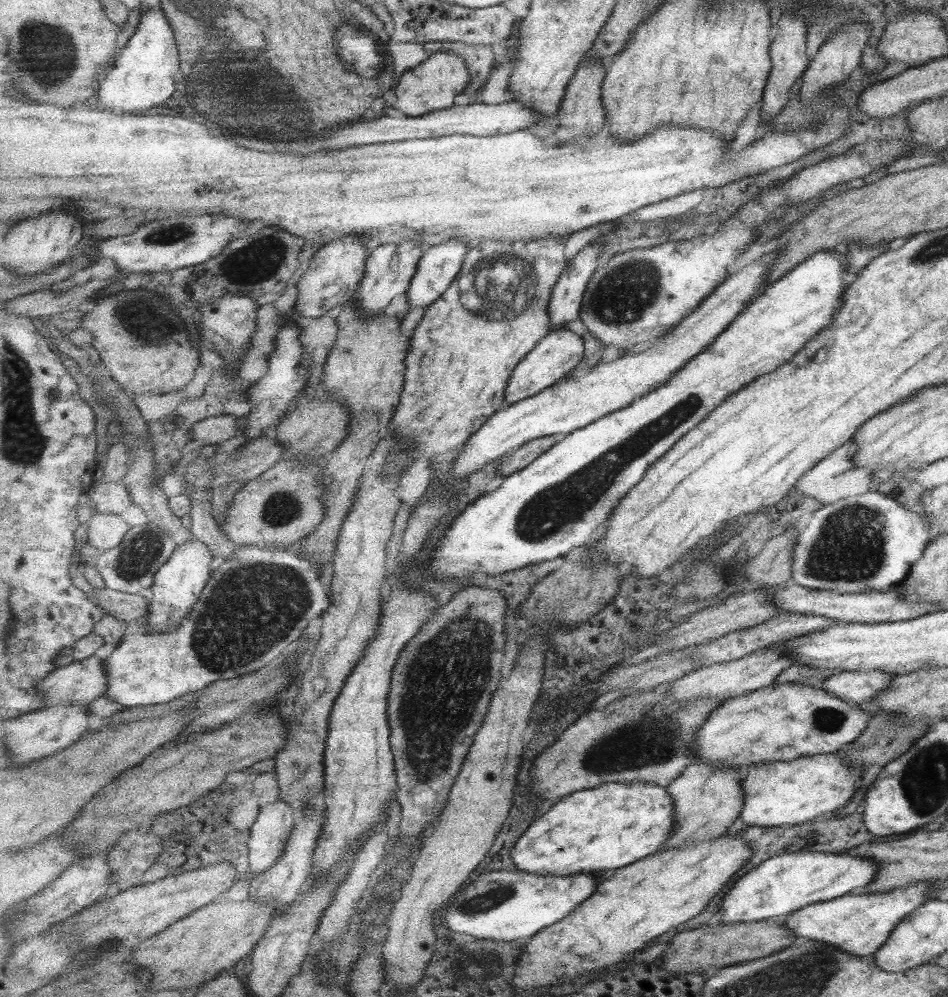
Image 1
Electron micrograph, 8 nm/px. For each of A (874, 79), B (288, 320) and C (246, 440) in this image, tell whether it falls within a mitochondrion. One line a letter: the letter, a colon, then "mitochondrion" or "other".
A: other
B: other
C: other

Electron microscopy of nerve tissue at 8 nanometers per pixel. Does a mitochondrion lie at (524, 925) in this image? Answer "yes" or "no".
no

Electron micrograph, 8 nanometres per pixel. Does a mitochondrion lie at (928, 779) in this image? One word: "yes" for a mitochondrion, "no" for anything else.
yes

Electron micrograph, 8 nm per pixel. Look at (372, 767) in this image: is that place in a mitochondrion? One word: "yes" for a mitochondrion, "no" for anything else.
no

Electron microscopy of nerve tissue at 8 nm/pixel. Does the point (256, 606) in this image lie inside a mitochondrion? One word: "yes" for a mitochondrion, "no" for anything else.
yes

